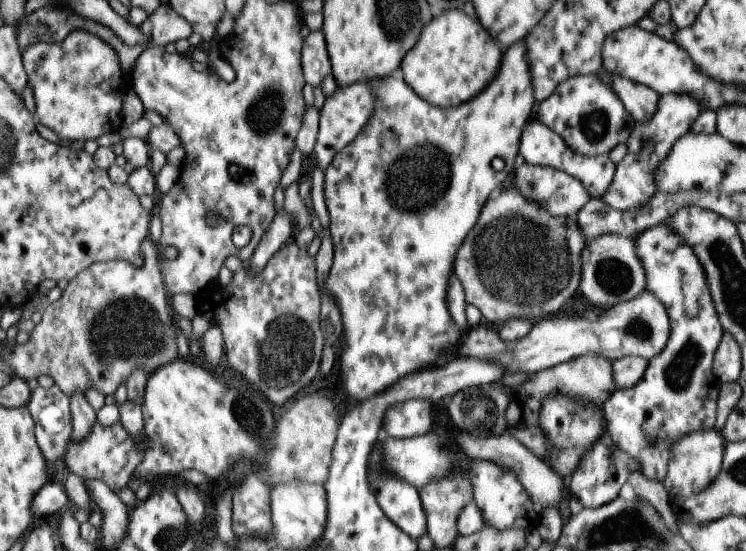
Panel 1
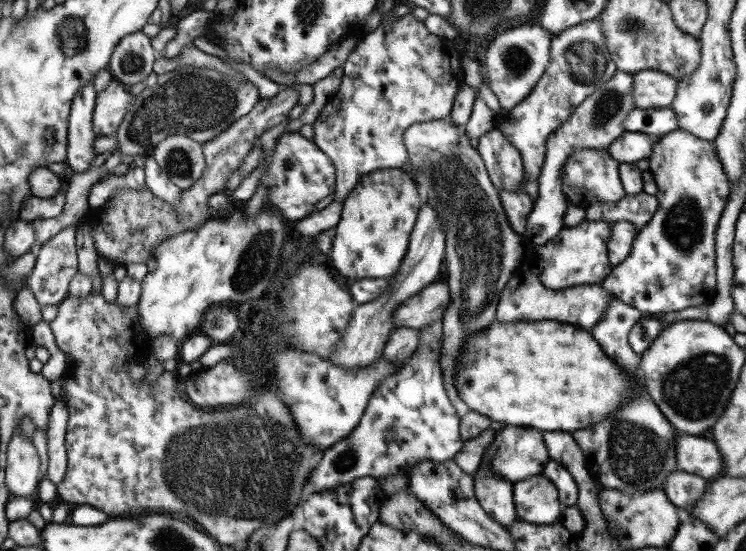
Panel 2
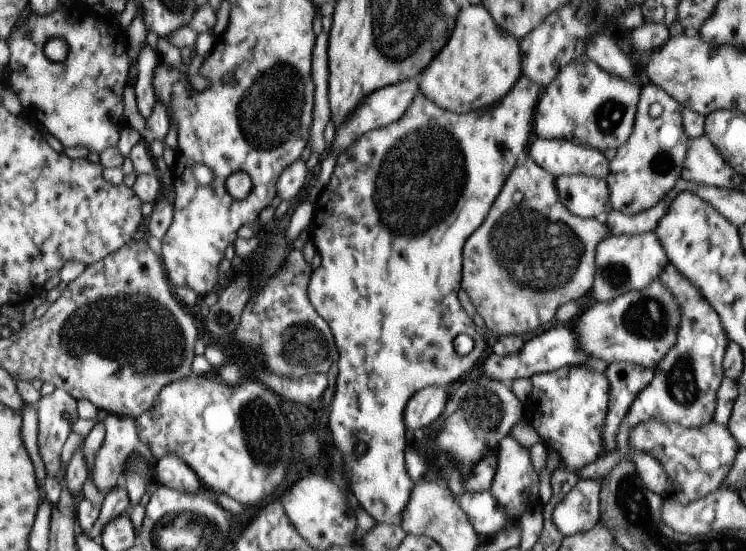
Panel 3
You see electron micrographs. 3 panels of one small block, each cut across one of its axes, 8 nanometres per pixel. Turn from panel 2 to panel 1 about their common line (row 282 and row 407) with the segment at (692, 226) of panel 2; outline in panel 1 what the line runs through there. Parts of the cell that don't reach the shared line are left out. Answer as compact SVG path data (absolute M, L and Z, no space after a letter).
M665 223L643 230L633 240L635 254L645 272L645 290L651 292L663 304L670 323L670 332L663 351L651 358L641 380L631 388L614 391L602 405L602 410L607 424L606 432L613 446L639 464L637 471L644 478L662 482L666 476L667 451L661 447L669 448L671 442L685 434L702 429L714 429L720 381L712 372L712 362L713 354L724 332L715 314L703 270L693 250L687 244L683 244L679 236L675 236Z

